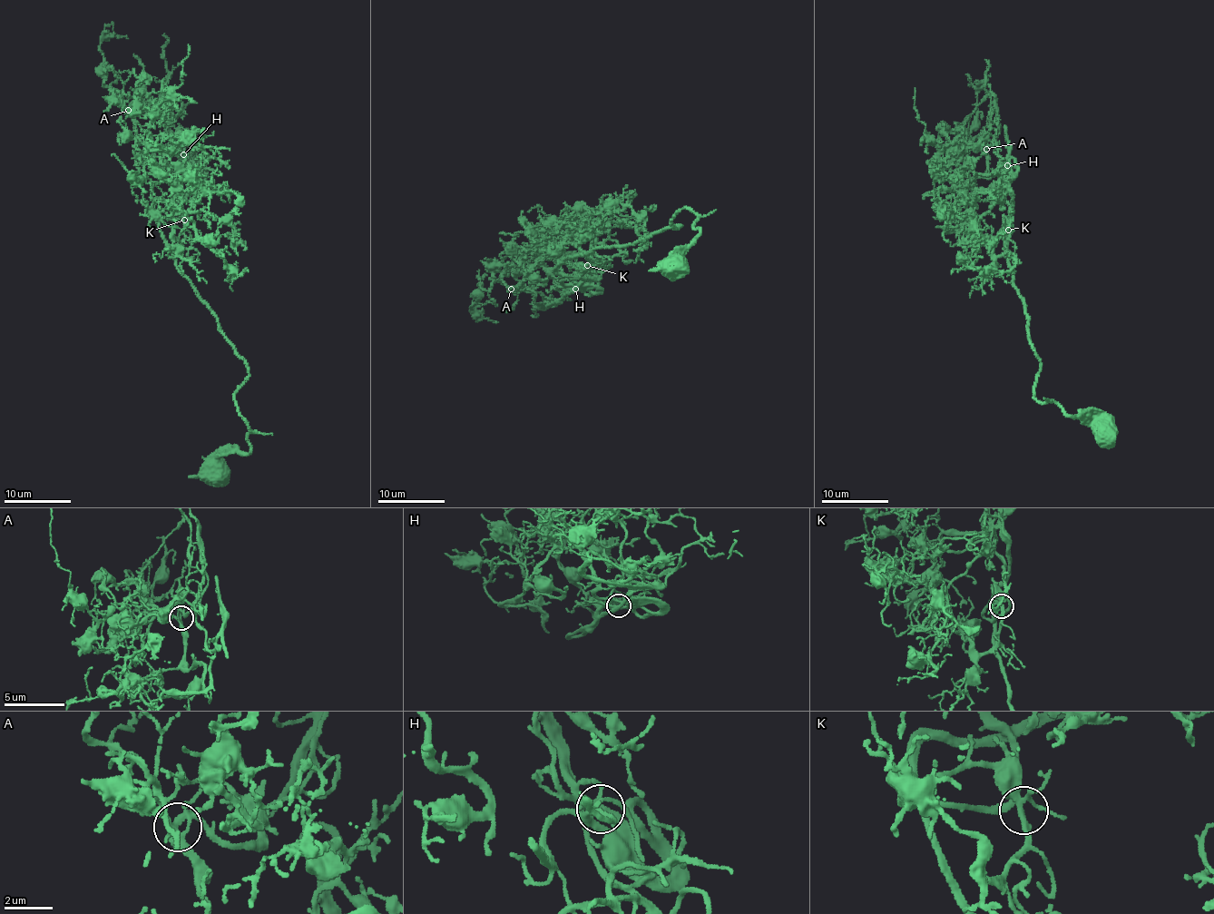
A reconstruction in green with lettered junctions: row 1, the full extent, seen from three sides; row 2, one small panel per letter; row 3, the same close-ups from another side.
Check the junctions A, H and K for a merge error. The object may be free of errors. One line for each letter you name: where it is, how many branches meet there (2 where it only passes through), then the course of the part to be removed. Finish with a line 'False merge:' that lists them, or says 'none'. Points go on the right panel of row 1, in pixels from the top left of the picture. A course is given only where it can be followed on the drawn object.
False merge: none

